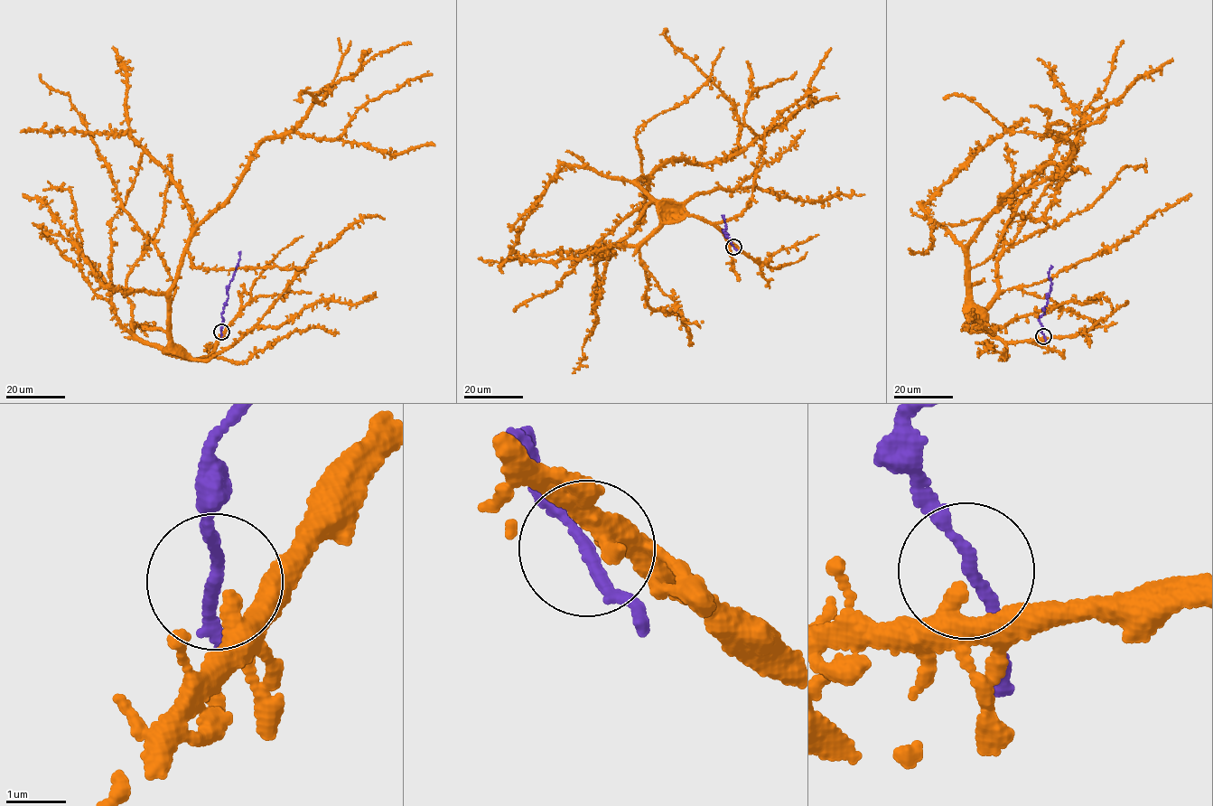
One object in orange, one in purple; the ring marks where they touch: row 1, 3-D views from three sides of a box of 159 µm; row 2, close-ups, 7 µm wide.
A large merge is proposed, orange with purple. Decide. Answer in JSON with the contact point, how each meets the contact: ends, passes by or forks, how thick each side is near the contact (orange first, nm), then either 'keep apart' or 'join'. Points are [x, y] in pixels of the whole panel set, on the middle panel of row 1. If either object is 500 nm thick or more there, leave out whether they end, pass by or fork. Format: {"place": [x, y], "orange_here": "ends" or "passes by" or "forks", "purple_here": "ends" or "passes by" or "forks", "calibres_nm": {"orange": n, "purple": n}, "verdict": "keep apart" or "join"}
{"place": [733, 247], "orange_here": "forks", "purple_here": "passes by", "calibres_nm": {"orange": 240, "purple": 170}, "verdict": "join"}

